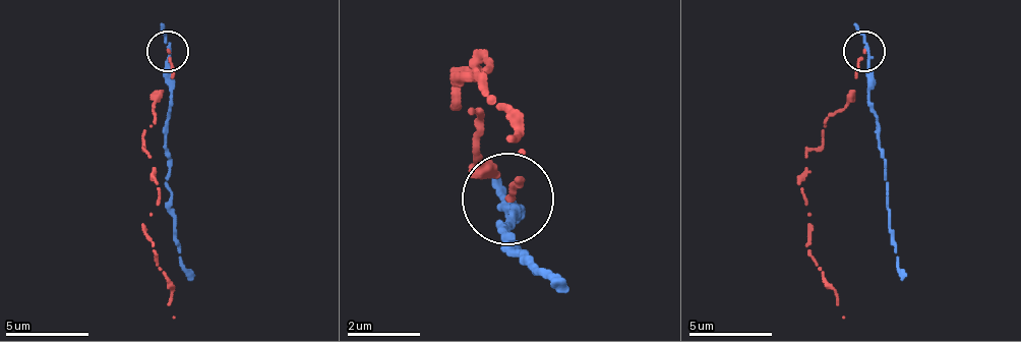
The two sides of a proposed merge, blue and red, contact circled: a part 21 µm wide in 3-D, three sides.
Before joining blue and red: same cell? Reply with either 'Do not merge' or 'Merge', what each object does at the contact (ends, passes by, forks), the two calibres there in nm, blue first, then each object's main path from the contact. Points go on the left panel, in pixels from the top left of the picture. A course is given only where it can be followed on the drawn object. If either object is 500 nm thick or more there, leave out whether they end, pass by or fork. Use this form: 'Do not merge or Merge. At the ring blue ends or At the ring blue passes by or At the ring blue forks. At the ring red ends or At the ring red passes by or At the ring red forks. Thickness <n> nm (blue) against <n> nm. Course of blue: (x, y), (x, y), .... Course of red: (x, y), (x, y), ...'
Do not merge. At the ring blue passes by. At the ring red ends. Thickness 180 nm (blue) against 140 nm. Course of blue: (169, 50), (169, 104), (164, 129), (173, 233), (181, 266), (193, 279). Course of red: (169, 50), (173, 79), (152, 108), (156, 116), (143, 129), (160, 191), (143, 233), (173, 291), (173, 316)

